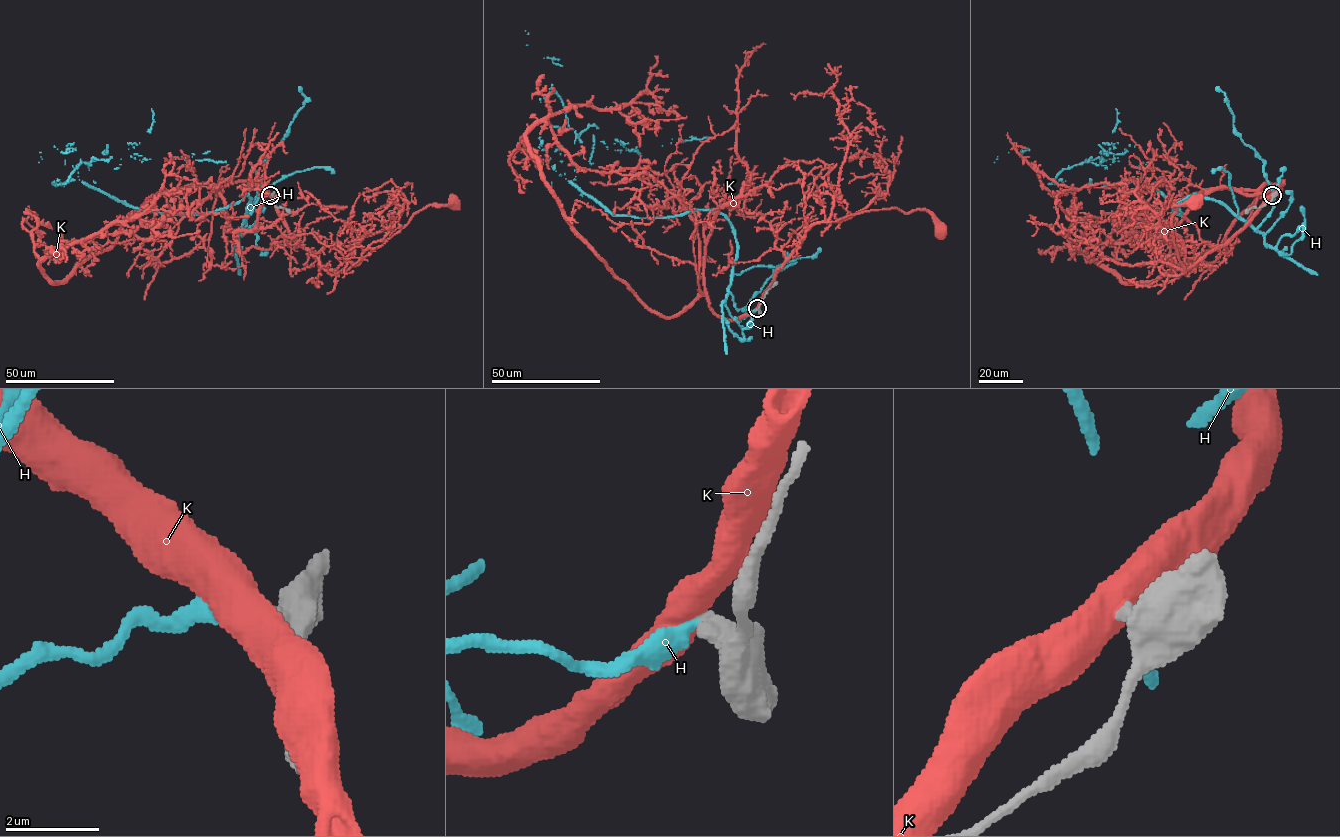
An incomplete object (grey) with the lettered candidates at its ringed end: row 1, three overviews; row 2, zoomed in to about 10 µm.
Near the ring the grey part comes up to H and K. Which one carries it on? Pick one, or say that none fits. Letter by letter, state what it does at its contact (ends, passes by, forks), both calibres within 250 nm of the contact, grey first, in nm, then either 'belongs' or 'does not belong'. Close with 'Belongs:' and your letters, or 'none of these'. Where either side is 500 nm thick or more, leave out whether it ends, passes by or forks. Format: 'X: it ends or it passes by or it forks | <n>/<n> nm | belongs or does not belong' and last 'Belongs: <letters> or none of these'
H: 600/400 nm | belongs
K: 550/550 nm | does not belong
Belongs: H

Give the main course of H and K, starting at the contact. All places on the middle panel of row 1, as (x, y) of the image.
H: (757, 309), (729, 290), (724, 215), (614, 214), (565, 178), (581, 140), (562, 65), (525, 31)
K: (757, 309), (776, 271), (815, 224), (865, 211), (898, 208), (907, 213), (926, 210), (941, 229)

